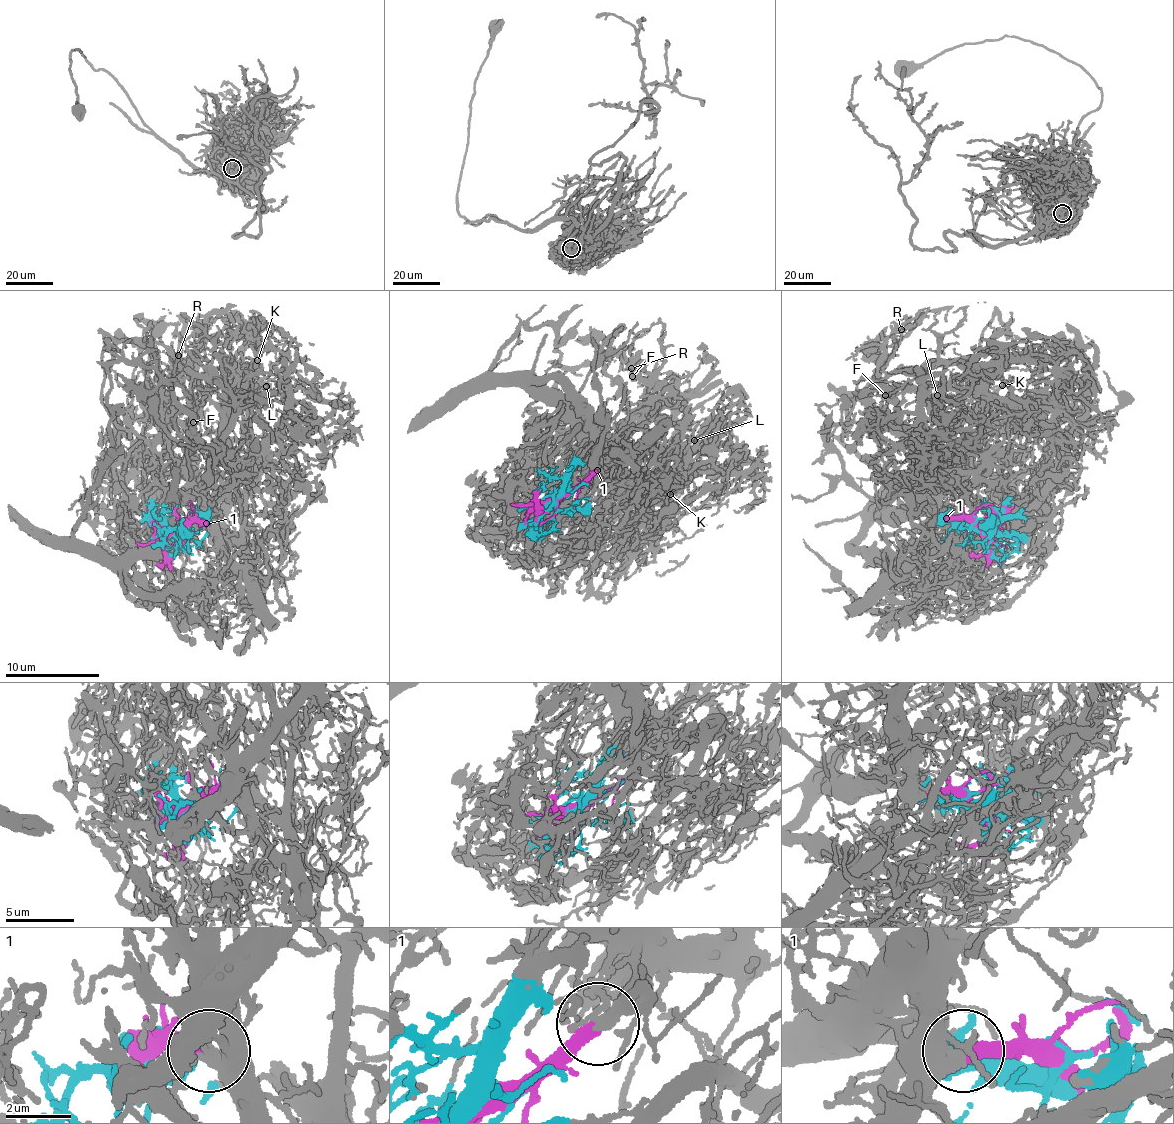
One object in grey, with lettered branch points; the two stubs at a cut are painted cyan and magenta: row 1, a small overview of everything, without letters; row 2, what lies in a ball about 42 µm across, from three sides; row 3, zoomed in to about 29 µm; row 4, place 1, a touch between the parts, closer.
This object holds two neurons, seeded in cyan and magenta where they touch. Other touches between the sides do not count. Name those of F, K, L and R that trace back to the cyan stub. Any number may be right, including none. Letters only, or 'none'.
K, L

